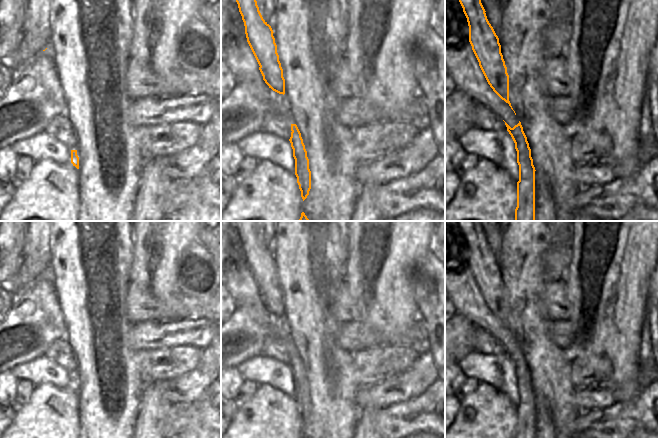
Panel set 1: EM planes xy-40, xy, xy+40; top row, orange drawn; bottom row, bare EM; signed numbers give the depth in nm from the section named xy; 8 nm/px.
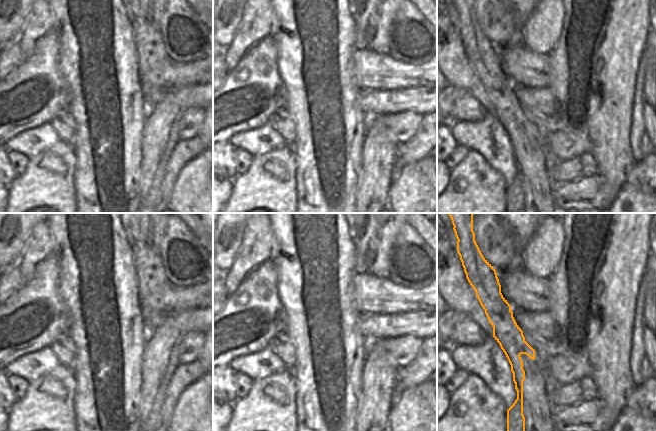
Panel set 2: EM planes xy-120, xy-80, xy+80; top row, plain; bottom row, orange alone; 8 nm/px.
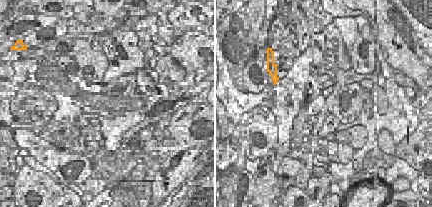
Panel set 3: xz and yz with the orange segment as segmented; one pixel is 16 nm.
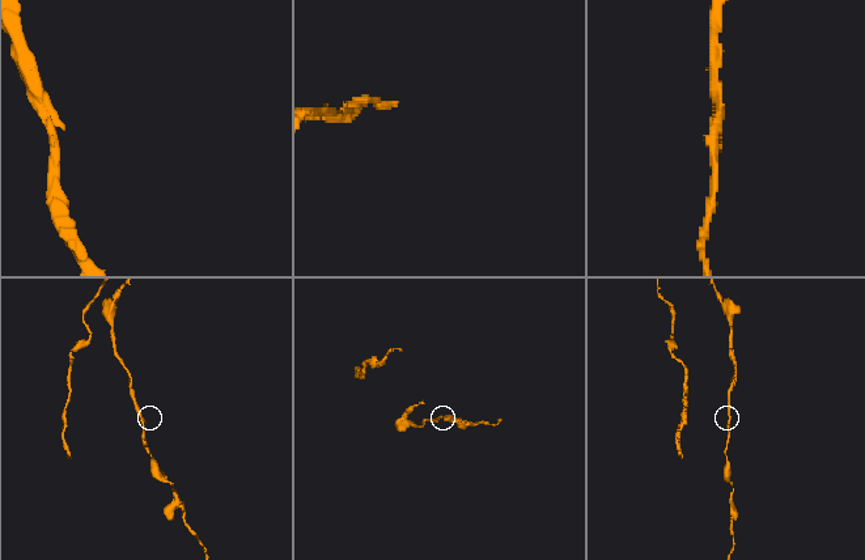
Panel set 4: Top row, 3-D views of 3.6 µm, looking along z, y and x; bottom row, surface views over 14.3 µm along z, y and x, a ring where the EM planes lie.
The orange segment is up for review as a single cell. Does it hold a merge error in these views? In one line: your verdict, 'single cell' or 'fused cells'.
fused cells

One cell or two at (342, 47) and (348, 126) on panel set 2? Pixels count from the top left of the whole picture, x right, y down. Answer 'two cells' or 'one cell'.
one cell

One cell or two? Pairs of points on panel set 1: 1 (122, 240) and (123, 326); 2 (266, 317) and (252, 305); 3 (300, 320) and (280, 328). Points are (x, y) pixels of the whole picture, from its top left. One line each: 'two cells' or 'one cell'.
1: one cell
2: one cell
3: two cells

